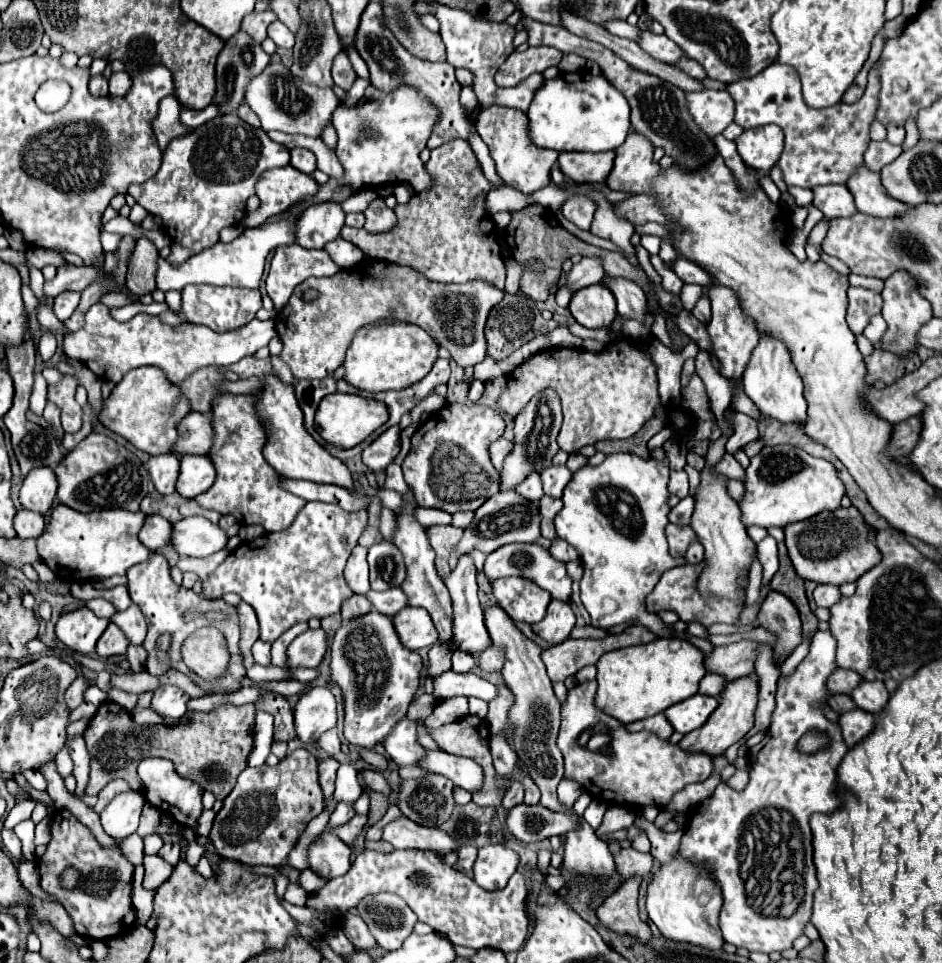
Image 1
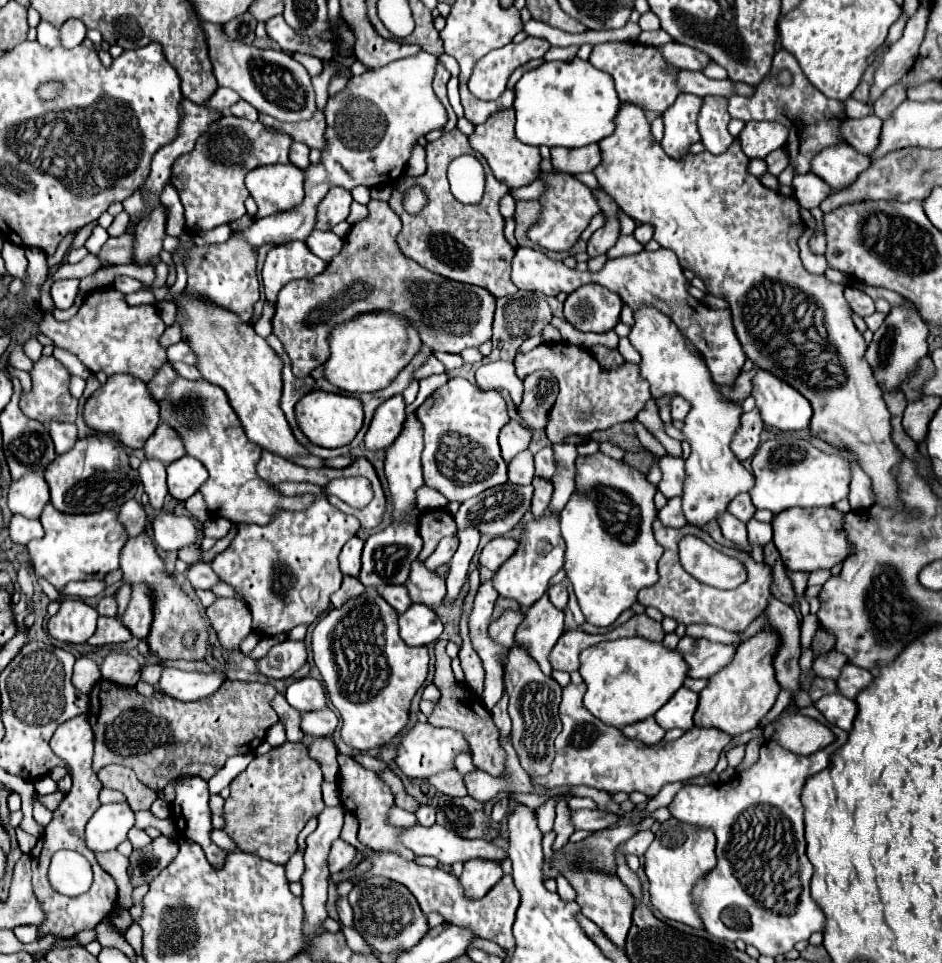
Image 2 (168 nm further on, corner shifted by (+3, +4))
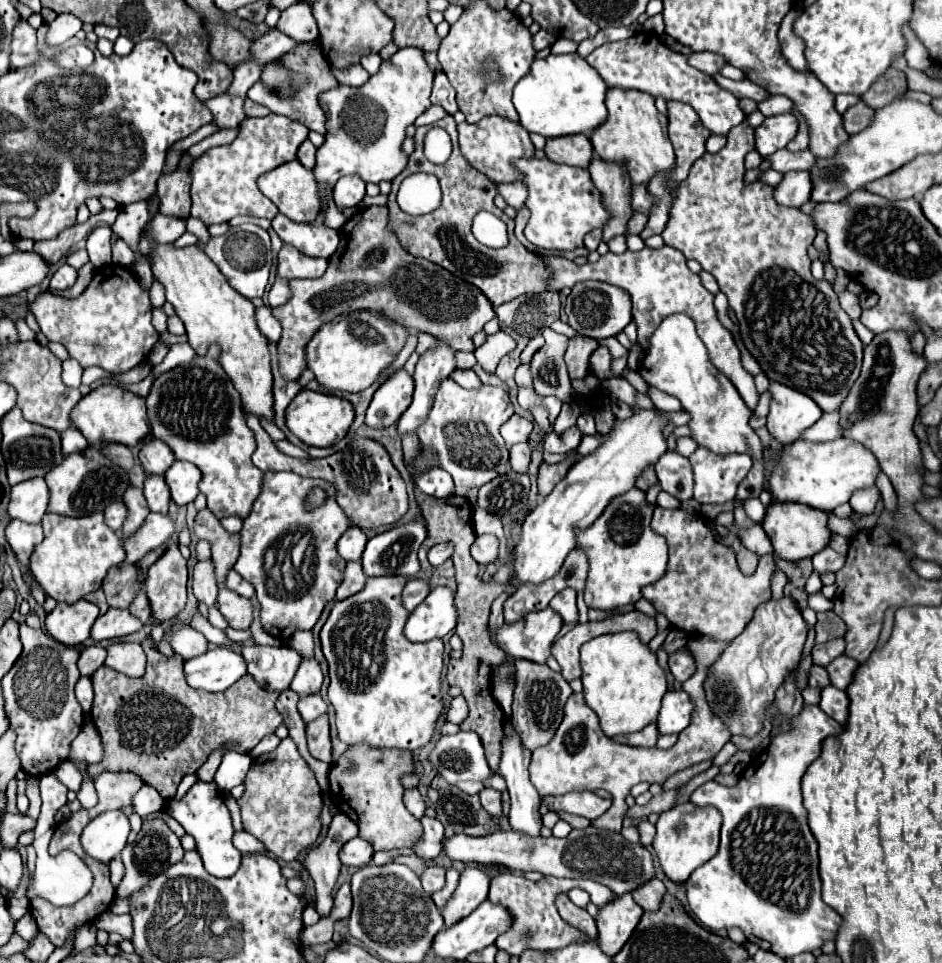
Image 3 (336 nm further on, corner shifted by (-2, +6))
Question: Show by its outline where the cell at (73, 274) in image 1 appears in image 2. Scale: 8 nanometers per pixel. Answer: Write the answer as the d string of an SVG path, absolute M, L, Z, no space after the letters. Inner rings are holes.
M129 231L123 233L121 237L109 237L97 257L99 257L101 263L103 261L109 261L113 265L129 265L129 263L135 263L133 245L135 245L135 235L129 233Z

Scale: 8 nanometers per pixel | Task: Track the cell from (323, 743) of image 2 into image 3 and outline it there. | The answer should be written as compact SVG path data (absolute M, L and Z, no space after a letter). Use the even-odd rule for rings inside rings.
M322 715L316 721L308 723L306 735L308 735L308 747L310 747L312 757L332 765L332 739L330 739L328 717Z

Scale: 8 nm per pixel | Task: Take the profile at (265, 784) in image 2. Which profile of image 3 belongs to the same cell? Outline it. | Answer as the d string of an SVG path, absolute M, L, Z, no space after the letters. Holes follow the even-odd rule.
M286 737L272 753L260 755L252 761L244 787L244 795L238 799L244 831L260 839L266 851L286 863L292 863L302 851L306 851L306 847L314 845L322 829L320 815L324 801L314 771L302 759L290 737Z

